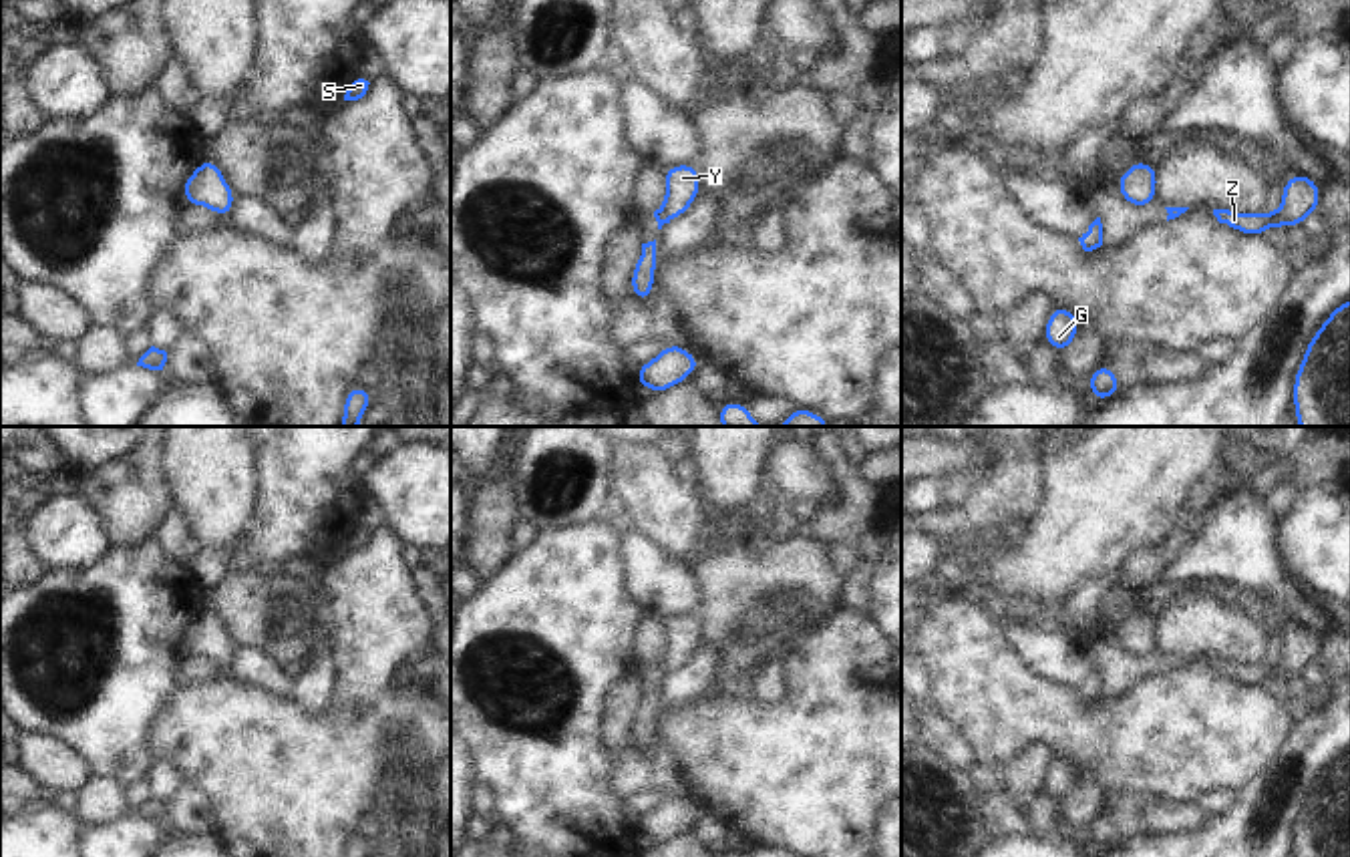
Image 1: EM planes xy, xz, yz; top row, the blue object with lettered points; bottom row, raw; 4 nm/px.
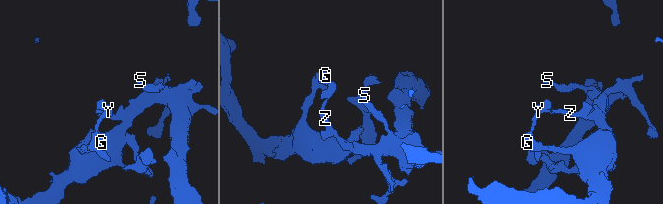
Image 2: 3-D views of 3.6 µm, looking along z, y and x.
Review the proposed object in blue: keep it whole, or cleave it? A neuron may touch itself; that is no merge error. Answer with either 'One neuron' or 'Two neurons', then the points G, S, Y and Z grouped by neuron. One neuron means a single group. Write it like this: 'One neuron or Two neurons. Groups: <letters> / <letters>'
Two neurons. Groups: G Y / S Z

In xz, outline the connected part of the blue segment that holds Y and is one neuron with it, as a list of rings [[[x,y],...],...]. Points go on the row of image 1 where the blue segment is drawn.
[[[694,163],[664,169],[666,197],[654,211],[656,221],[670,223],[698,199],[698,169]]]

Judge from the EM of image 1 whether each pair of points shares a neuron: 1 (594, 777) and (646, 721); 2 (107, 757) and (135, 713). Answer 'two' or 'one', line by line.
1: two
2: one

